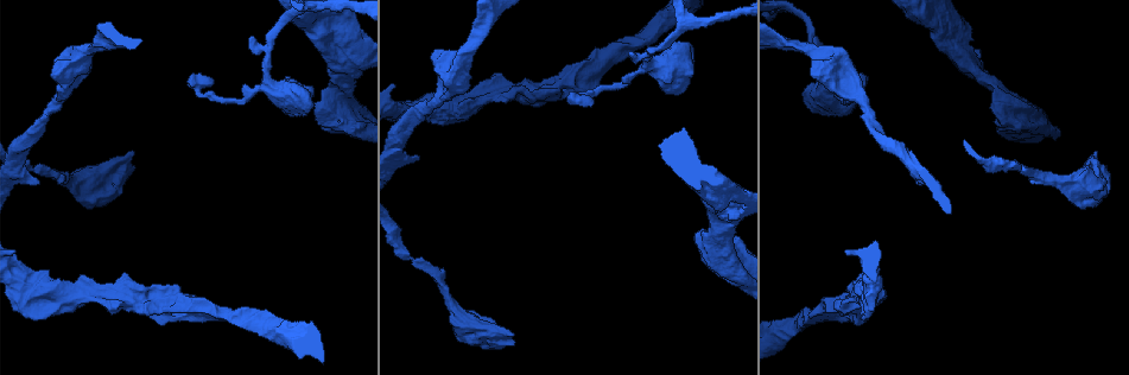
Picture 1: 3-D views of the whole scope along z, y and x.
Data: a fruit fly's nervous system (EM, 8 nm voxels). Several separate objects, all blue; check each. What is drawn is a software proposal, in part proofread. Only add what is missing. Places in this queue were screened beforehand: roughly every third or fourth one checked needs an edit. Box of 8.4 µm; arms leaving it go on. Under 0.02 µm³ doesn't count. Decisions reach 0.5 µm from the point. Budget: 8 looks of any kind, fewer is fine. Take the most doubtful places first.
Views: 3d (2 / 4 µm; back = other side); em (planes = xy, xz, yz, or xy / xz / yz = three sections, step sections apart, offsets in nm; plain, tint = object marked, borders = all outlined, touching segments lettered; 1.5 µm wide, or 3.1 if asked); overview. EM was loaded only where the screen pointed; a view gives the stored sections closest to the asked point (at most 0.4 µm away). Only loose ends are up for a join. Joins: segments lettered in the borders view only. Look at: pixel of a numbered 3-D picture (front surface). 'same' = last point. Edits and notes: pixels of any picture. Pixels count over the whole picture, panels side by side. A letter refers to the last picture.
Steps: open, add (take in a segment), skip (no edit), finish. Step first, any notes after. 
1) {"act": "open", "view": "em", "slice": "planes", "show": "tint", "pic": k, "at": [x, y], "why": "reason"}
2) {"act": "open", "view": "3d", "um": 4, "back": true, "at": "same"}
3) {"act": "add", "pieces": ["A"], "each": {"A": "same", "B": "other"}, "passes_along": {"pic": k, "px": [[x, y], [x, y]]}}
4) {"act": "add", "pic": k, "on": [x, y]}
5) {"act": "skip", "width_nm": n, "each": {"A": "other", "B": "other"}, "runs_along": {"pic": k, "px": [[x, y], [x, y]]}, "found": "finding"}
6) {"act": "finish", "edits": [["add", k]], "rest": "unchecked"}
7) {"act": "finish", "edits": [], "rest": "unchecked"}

{"act": "open", "view": "3d", "um": 4, "back": true, "pic": 1, "at": [592, 102]}

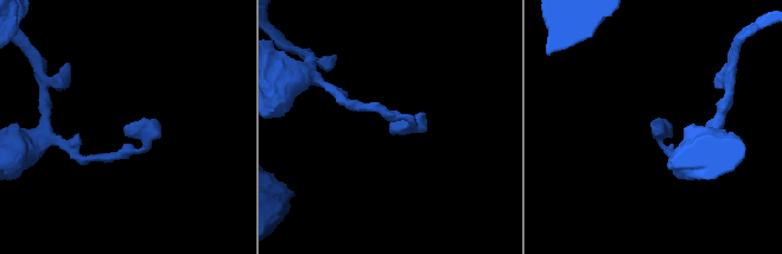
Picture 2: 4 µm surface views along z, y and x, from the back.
{"act": "open", "view": "em", "slice": "planes", "show": "plain", "pic": 2, "at": [653, 128], "why": "need the tissue"}

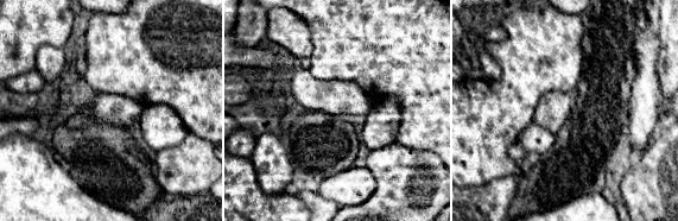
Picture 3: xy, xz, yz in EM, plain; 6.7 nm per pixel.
{"act": "open", "view": "em", "slice": "planes", "show": "borders", "at": "same", "why": "what lies round it"}

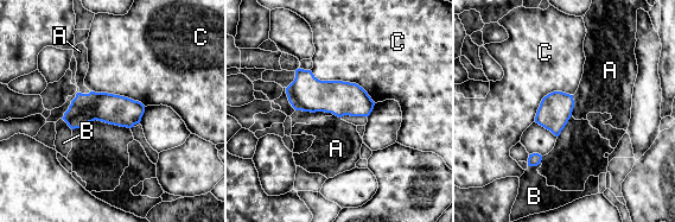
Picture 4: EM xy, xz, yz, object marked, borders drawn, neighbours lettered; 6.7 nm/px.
{"act": "skip", "width_nm": 200, "longest_contact_nm": ["C", 500], "each": {"A": "other", "B": "other", "C": "other"}, "found": "no lettered segment goes on from it"}

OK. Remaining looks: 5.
{"act": "open", "view": "em", "slice": "planes", "show": "borders", "pic": 1, "at": [812, 73]}

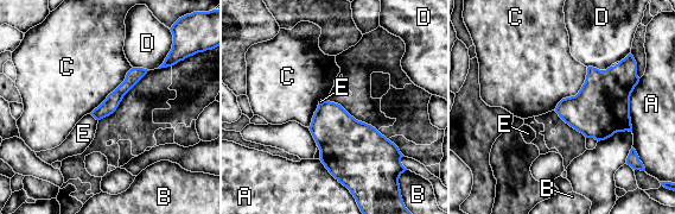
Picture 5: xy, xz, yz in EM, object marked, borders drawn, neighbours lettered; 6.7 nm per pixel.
{"act": "skip", "each": {"A": "other", "B": "other", "C": "other", "D": "other", "E": "other"}, "runs_along": {"pic": 5, "px": [[142, 71], [99, 113], [95, 113]]}, "found": "no lettered segment goes on from it"}

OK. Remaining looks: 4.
{"act": "open", "view": "em", "slice": "planes", "show": "borders", "pic": 1, "at": [507, 99], "why": "an open end"}

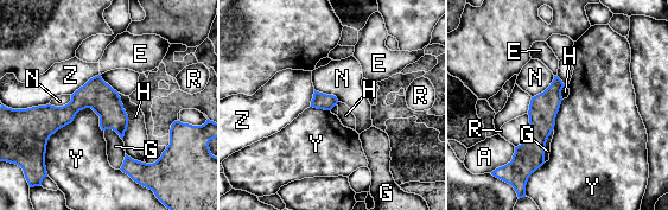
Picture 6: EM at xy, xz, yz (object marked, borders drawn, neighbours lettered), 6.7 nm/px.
{"act": "skip", "each": {"A": "other", "E": "other", "G": "other", "H": "other", "N": "other", "R": "other", "Y": "other", "Z": "other"}, "border": {"pic": 6, "px": [[100, 116], [81, 109], [44, 160]]}, "found": "none of them fits"}

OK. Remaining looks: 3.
{"act": "finish", "edits": [], "rest": "unchecked"}

